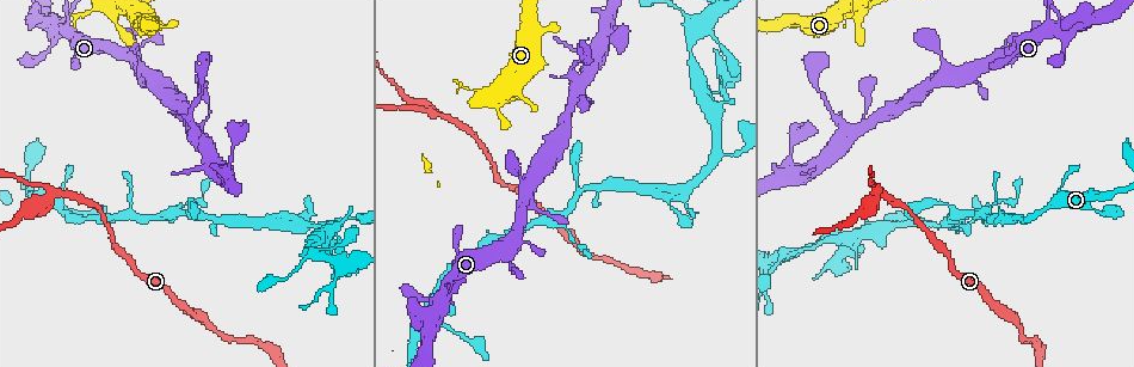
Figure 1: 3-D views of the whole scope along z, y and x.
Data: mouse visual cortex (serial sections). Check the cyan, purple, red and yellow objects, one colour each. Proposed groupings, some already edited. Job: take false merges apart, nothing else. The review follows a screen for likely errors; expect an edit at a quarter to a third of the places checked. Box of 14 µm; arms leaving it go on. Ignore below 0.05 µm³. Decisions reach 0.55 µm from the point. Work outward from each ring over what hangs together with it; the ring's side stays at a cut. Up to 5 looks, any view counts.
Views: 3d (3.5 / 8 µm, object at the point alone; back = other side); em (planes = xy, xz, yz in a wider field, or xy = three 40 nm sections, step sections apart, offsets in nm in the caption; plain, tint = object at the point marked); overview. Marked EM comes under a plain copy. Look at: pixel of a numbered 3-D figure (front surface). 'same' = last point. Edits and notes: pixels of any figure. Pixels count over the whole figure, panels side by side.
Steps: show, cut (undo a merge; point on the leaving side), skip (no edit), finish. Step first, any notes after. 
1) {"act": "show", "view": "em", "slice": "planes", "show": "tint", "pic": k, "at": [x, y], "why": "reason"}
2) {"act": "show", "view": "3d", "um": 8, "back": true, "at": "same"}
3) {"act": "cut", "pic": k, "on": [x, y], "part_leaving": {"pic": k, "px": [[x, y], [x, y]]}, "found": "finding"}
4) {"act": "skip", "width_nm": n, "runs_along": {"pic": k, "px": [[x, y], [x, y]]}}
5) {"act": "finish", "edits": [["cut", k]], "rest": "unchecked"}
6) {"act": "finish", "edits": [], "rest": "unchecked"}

{"act": "show", "view": "3d", "um": 8, "pic": 1, "at": [534, 207], "why": "thick turns thin"}

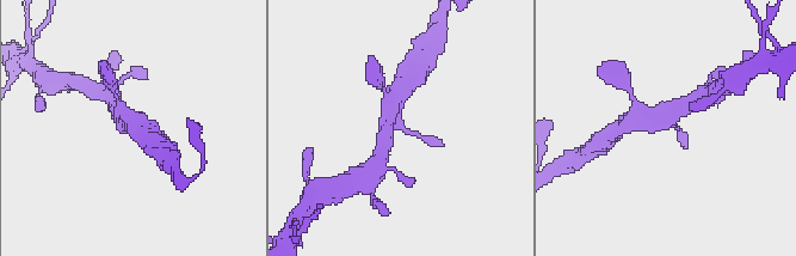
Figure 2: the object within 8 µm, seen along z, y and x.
{"act": "show", "view": "em", "slice": "planes", "show": "tint", "pic": 2, "at": [670, 125]}

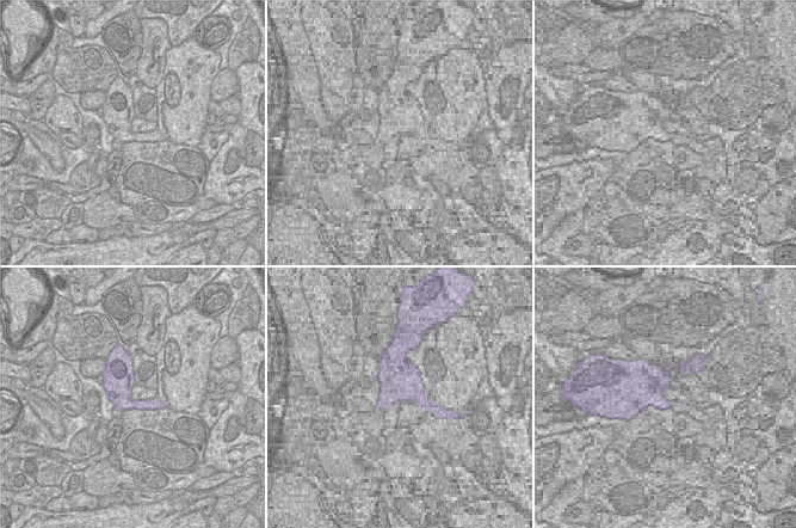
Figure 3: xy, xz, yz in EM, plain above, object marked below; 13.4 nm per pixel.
{"act": "skip", "found": "one cell here"}

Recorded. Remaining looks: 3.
{"act": "show", "view": "em", "slice": "xy", "step": 5, "show": "tint", "pic": 1, "at": [923, 220], "why": "narrows sharply"}

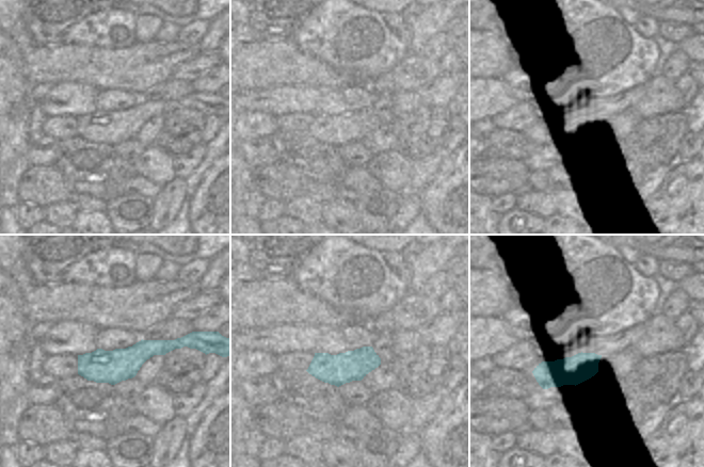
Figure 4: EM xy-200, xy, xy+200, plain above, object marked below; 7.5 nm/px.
{"act": "show", "view": "3d", "um": 3.5, "at": "same"}

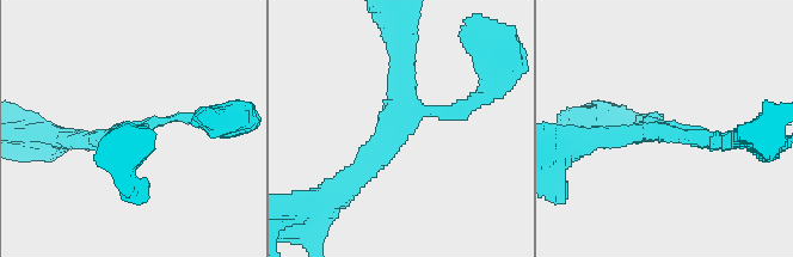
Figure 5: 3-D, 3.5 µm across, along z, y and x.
{"act": "skip", "arm_widths_nm": [200, 300, 300], "found": "one cell here"}

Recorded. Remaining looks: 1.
{"act": "finish", "edits": [], "rest": "unchecked"}

